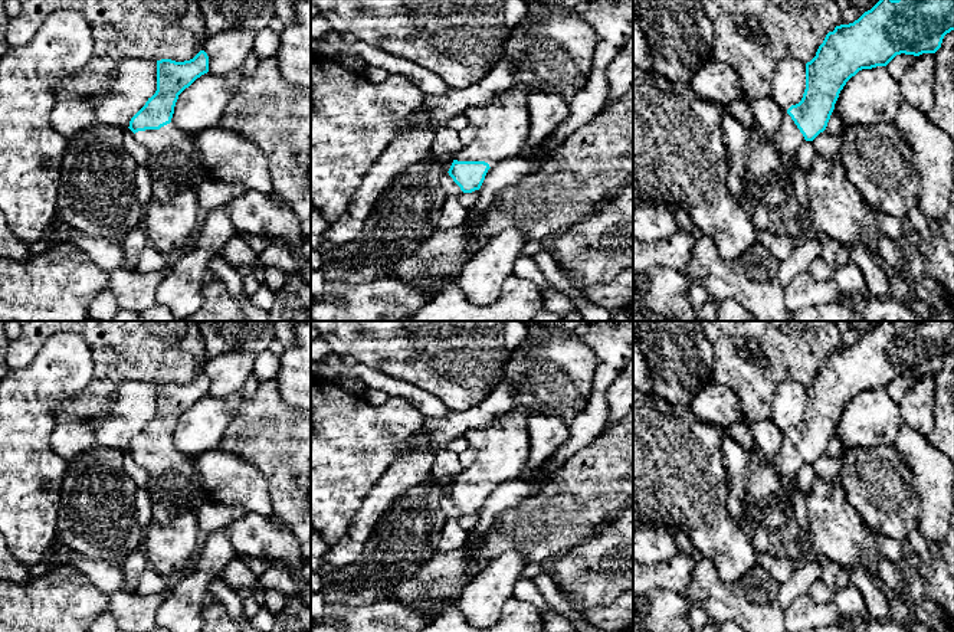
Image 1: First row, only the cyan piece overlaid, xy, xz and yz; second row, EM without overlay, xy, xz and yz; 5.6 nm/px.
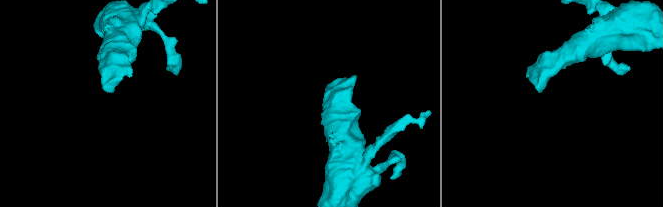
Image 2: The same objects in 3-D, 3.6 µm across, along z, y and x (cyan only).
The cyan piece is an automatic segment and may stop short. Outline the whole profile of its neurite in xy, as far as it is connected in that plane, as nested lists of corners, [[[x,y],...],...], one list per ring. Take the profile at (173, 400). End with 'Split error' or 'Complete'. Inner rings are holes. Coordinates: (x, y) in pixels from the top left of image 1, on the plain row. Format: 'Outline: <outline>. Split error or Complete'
Outline: [[[204,373],[184,384],[157,383],[157,413],[130,443],[128,451],[150,474],[154,523],[174,521],[190,510],[190,500],[203,492],[194,458],[180,453],[171,441],[178,417],[207,394],[209,379]]]. Split error

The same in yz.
Outline: [[[881,321],[871,333],[849,347],[836,348],[819,369],[816,379],[806,386],[806,412],[799,426],[791,428],[781,438],[780,449],[773,459],[755,449],[755,441],[747,420],[732,423],[722,433],[735,439],[748,452],[748,492],[742,502],[754,530],[764,525],[771,537],[778,534],[780,525],[789,525],[794,520],[794,511],[789,492],[797,488],[797,472],[804,464],[813,464],[827,449],[840,413],[846,405],[862,392],[886,389],[896,377],[935,376],[947,356],[954,353],[954,321]]]. Split error

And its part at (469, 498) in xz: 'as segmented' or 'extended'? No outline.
extended

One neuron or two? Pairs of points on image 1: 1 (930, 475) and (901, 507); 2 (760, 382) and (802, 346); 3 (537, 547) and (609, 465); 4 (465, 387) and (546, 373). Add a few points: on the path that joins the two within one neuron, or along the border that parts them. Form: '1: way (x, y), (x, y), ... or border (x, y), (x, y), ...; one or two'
1: border (902, 461), (912, 477), (918, 526); two
2: way (770, 372), (786, 356), (792, 354); one
3: way (551, 527), (593, 485); one
4: border (518, 347), (504, 367), (504, 379); two

